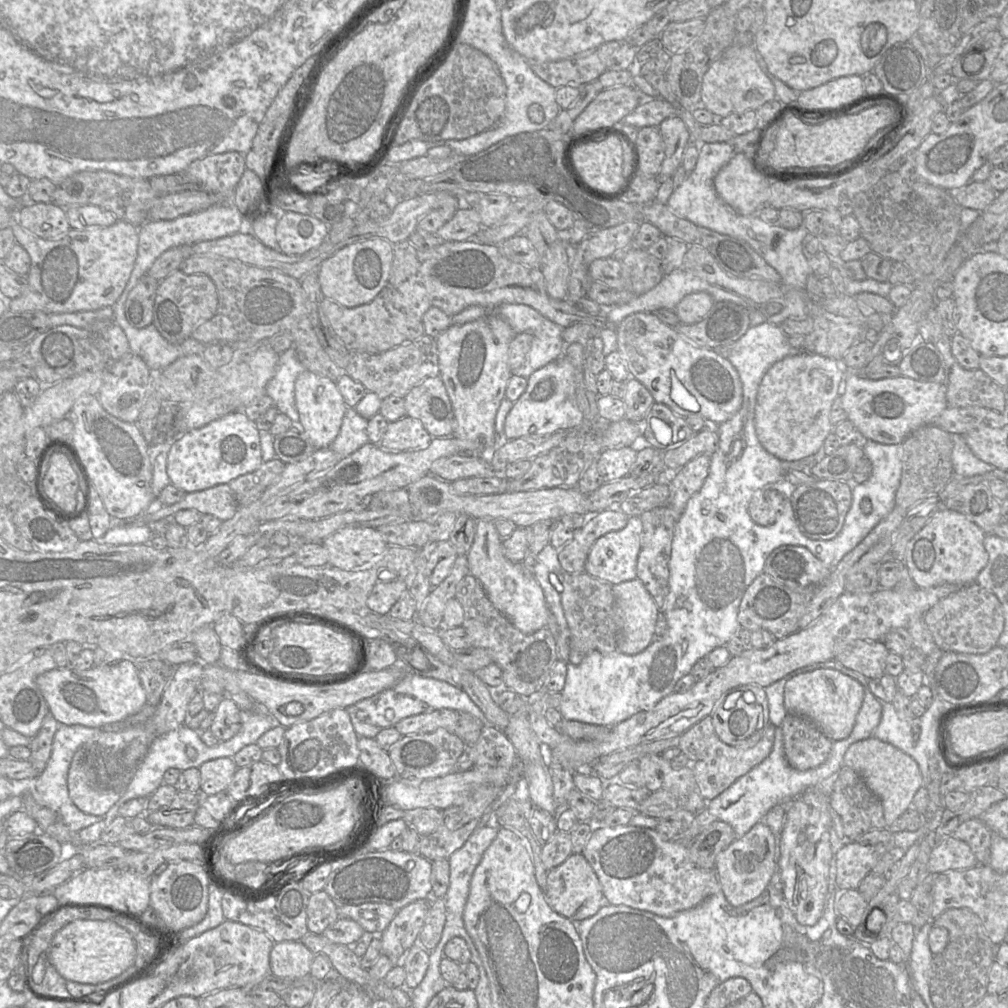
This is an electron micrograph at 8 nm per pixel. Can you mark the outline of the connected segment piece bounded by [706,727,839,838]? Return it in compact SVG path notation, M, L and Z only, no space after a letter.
M775 727L774 743L767 758L738 778L729 788L713 800L707 802L706 810L717 820L728 823L737 838L741 838L756 823L762 821L774 806L789 804L804 791L815 788L825 779L836 777L839 771L831 770L818 777L815 770L801 771L792 768L786 758L783 746L783 734L780 727Z

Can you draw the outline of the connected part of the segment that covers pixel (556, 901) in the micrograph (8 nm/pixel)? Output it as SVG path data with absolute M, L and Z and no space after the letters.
M572 853L563 863L548 871L543 892L548 905L556 913L571 921L589 918L606 904L599 879L581 853Z

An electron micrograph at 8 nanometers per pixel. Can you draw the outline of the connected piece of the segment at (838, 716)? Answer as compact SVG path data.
M817 669L799 674L784 687L784 706L788 714L803 716L832 741L849 737L864 698L864 687L857 680L833 669Z

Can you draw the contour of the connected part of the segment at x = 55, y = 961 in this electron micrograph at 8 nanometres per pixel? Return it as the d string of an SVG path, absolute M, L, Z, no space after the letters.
M75 920L56 932L48 960L66 981L83 984L108 982L130 968L137 957L137 945L131 934L111 920Z

